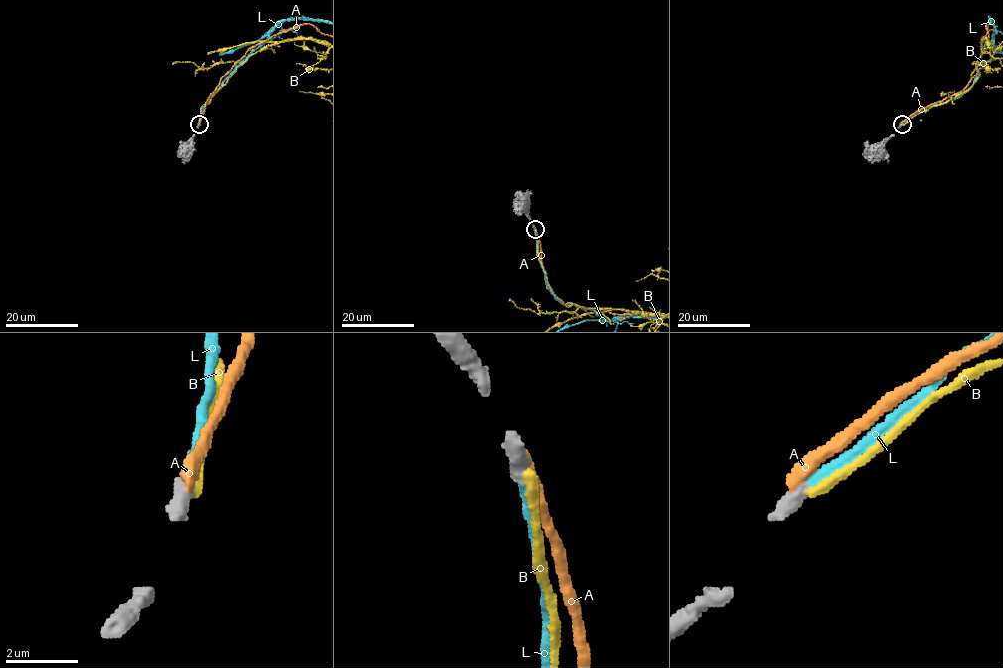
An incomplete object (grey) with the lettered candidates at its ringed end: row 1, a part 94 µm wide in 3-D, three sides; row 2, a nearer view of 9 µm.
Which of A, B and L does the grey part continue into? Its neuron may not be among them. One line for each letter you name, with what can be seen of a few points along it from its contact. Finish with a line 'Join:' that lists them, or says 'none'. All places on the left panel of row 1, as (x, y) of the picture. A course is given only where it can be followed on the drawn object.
Join: L

